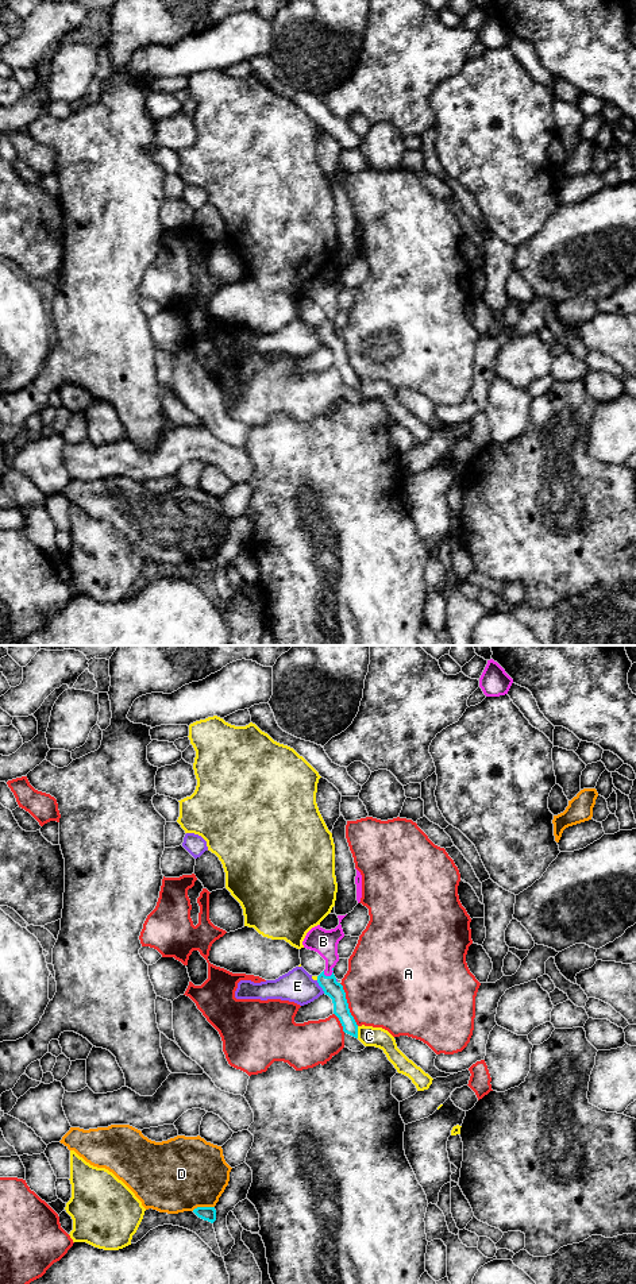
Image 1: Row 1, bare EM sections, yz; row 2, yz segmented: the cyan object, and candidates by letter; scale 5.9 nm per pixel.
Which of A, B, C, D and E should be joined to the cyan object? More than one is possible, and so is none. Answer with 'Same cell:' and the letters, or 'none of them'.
Same cell: B

